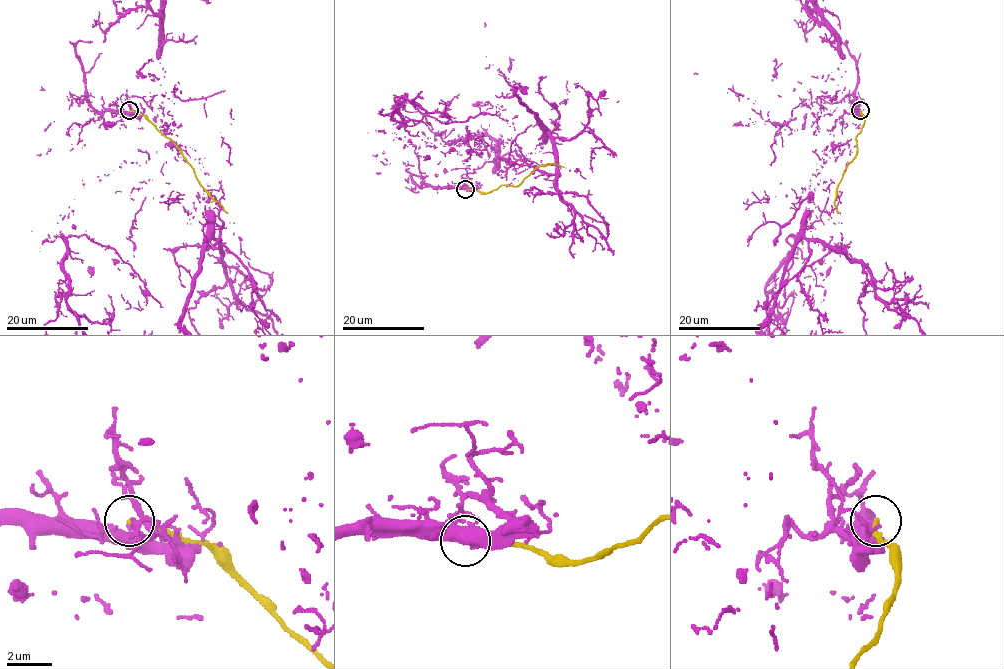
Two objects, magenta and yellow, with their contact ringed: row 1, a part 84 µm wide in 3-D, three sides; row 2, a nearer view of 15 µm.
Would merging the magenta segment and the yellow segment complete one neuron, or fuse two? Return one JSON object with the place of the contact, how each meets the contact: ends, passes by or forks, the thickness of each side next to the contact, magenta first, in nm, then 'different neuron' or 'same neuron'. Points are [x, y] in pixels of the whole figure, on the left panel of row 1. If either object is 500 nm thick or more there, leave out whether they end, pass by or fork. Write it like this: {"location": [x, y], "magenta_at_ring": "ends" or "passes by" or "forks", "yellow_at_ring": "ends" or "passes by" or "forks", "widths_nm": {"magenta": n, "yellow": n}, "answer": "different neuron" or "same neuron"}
{"location": [129, 110], "magenta_at_ring": "passes by", "yellow_at_ring": "ends", "widths_nm": {"magenta": 280, "yellow": 200}, "answer": "different neuron"}

